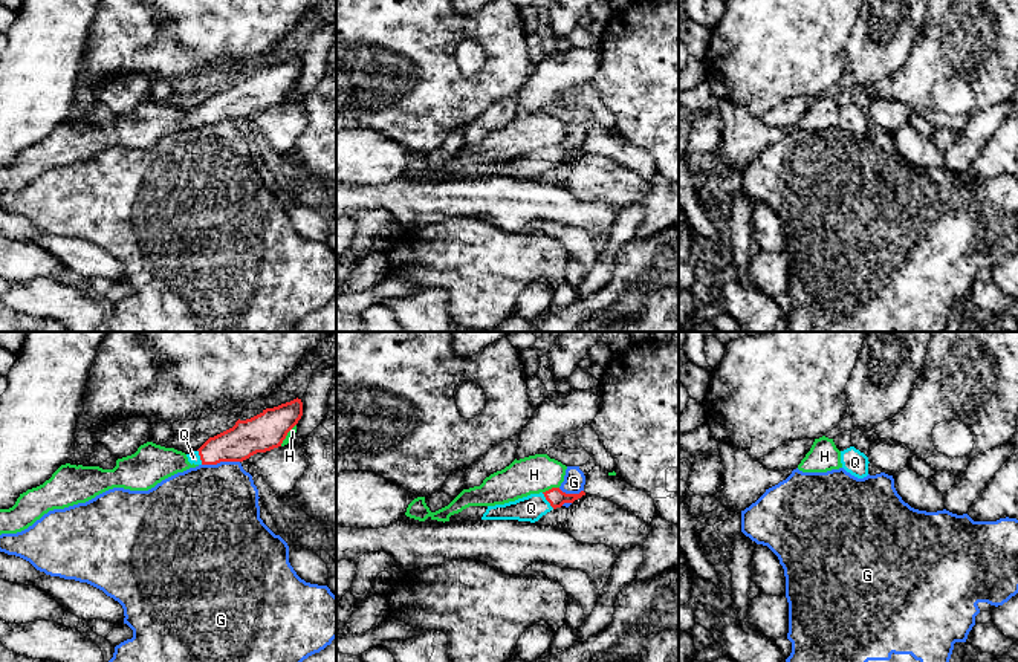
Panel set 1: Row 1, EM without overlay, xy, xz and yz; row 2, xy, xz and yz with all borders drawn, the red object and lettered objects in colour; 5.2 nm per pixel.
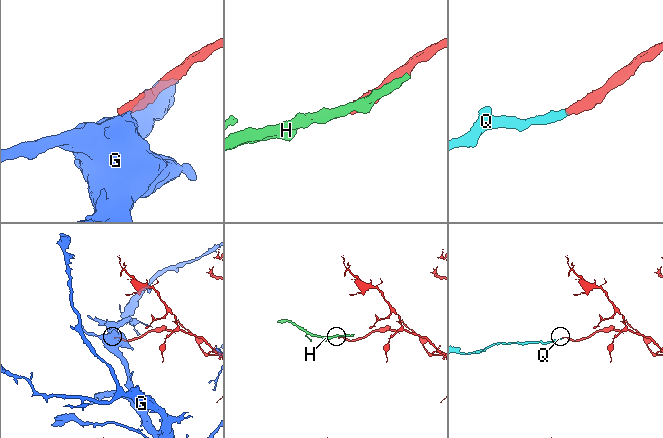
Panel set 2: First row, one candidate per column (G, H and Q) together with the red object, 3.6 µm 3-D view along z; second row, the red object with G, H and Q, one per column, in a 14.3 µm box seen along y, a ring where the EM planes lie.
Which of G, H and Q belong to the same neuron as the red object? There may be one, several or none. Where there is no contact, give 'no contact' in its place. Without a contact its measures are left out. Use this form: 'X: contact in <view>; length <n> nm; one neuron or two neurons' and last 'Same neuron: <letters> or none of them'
G: contact in xy; length 200 nm; two neurons
H: contact in xz; length 90 nm; two neurons
Q: contact in xz; length 110 nm; one neuron
Same neuron: Q

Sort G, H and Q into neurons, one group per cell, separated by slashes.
G / H / Q

